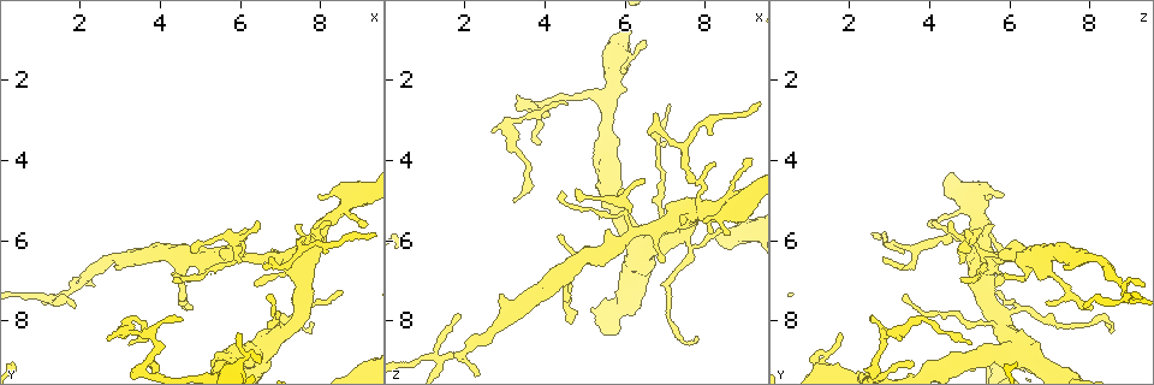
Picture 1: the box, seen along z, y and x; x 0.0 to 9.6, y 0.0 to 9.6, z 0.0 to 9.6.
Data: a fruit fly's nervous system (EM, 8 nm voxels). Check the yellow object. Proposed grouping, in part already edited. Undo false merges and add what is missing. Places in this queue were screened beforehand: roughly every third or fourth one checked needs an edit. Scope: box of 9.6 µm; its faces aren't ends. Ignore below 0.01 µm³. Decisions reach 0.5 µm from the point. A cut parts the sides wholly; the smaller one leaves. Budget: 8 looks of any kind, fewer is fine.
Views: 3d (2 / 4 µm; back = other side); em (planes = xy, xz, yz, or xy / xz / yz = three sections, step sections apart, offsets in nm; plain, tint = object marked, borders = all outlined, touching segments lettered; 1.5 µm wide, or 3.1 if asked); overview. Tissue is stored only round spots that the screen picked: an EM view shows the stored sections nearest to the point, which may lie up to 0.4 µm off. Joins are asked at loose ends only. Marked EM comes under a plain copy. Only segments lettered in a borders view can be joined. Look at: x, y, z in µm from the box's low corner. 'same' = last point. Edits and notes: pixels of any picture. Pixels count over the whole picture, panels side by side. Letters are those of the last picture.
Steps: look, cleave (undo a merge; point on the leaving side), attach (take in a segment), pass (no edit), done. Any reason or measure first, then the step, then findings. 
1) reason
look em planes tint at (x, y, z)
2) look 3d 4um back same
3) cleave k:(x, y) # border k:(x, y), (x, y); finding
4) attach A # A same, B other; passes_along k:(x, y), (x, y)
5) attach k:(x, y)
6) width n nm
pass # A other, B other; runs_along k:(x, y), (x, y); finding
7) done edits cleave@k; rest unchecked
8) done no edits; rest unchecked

free end
look 3d 4um at (7.40, 5.55, 5.60)

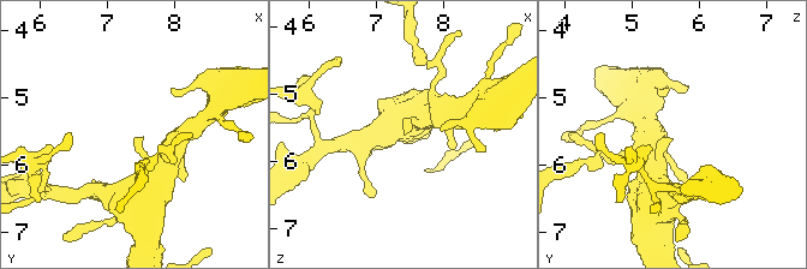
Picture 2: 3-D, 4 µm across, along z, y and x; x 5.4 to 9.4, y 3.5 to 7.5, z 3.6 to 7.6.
look em yz step 4 tint at (7.40, 5.60, 5.60)

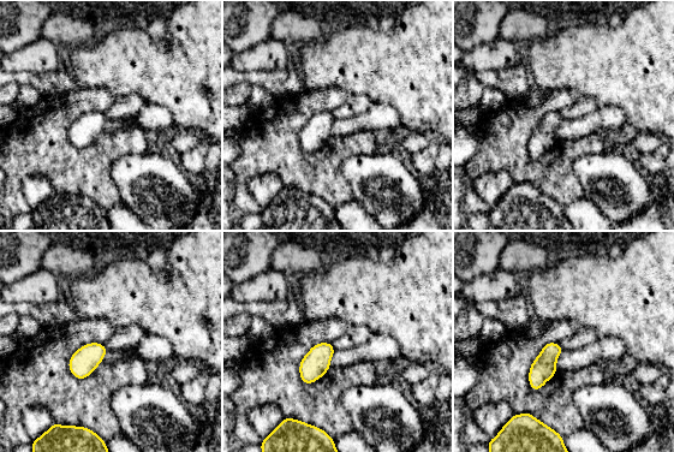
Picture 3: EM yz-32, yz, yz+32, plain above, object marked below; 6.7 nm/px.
look em yz step 4 borders same

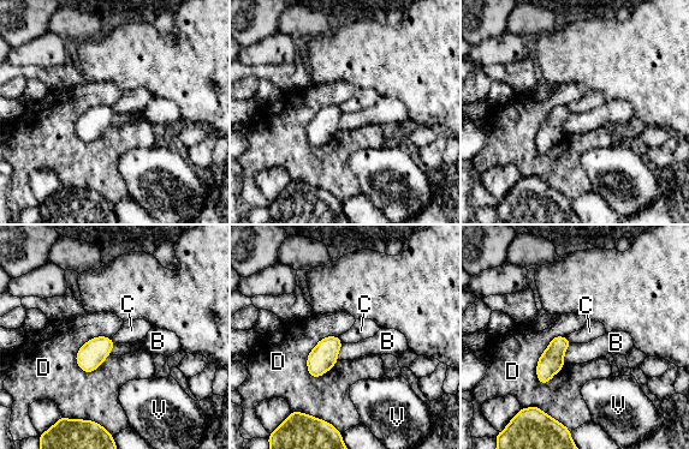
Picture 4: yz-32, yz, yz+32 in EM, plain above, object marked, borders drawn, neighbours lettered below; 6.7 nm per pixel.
longest_contact D 300 nm
pass # B other, C other, D other, V other; border 4:(110, 336), (79, 347), (84, 373); none of them fits

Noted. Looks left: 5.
thin end
look em xz step 4 borders at (6.00, 6.60, 4.80)

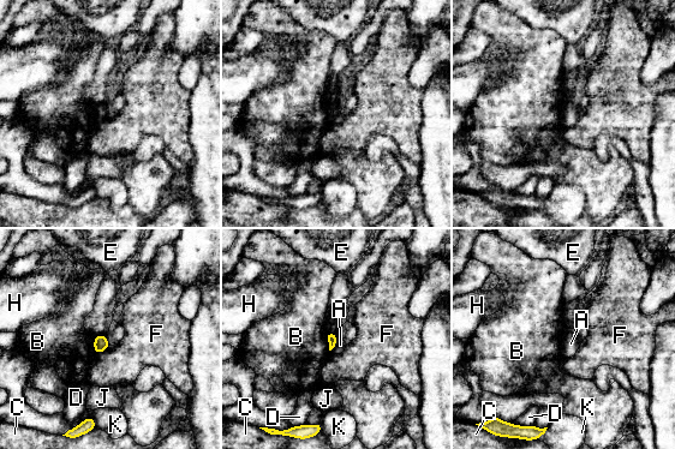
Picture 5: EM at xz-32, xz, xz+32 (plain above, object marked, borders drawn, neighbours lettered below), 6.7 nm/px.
pass # A other, B other, C other, D other, E other, F other, H other, J other, K other; border 5:(335, 335), (335, 346), (330, 351); no lettered segment goes on from it

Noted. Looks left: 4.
an open end
look em yz step 4 borders at (3.25, 8.60, 5.00)

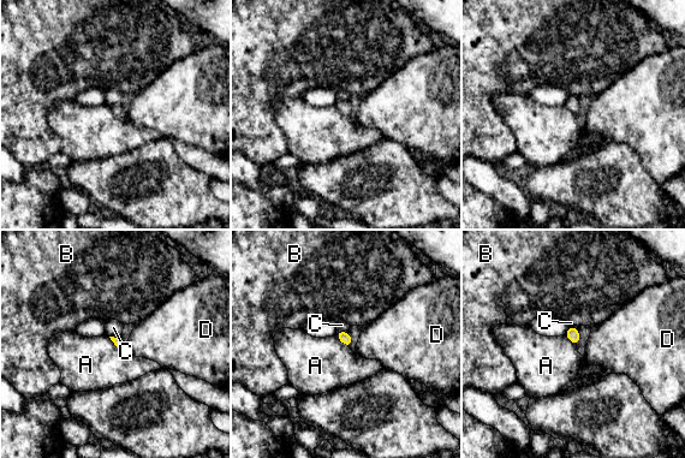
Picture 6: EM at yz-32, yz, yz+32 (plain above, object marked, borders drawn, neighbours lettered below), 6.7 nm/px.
look em xy step 8 borders same

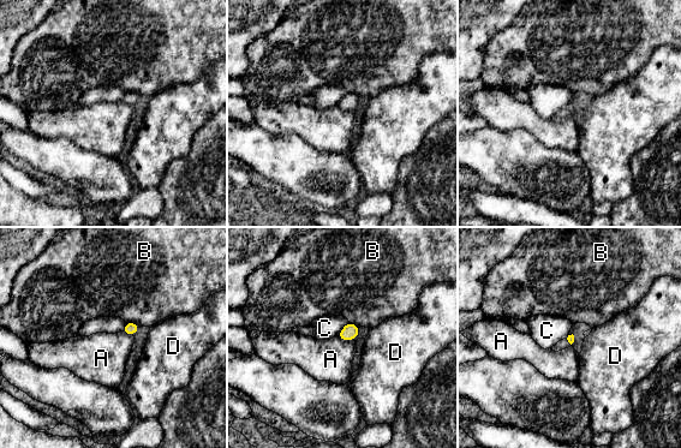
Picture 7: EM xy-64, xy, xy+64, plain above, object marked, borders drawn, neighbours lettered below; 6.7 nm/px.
pass # A other, B other, C other, D other; border 7:(336, 336), (344, 340), (353, 340); none of them fits

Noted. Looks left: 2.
done no edits; rest unchecked

